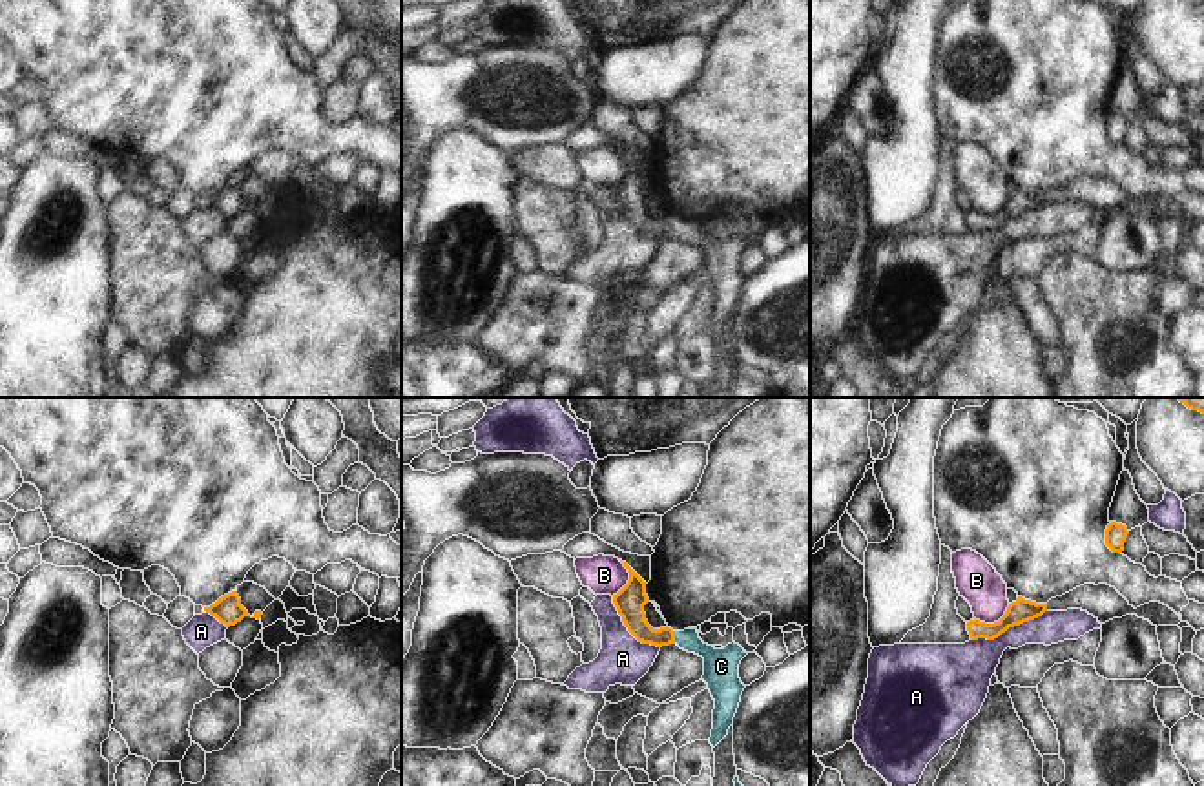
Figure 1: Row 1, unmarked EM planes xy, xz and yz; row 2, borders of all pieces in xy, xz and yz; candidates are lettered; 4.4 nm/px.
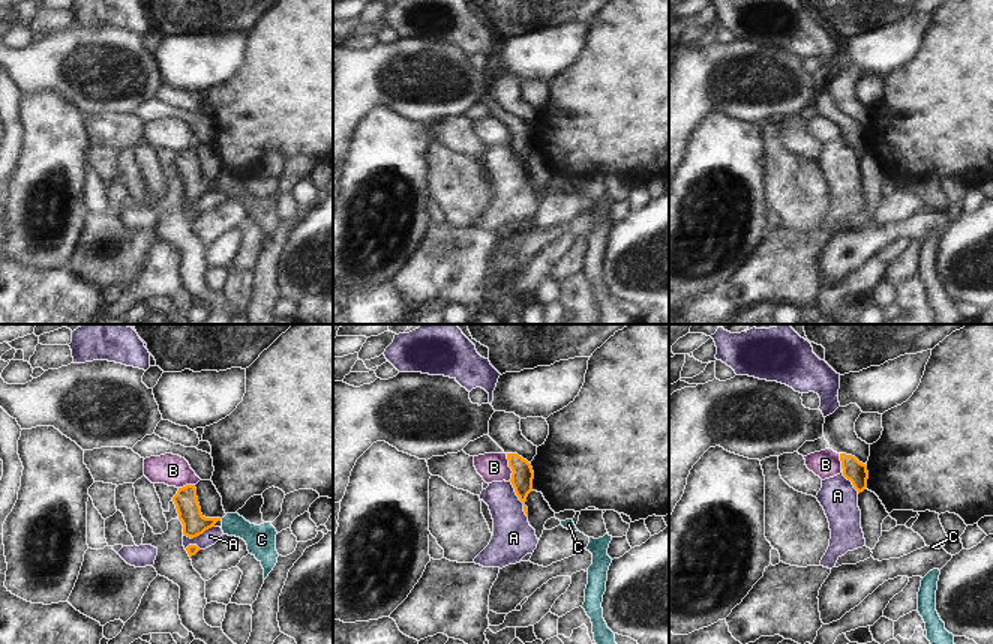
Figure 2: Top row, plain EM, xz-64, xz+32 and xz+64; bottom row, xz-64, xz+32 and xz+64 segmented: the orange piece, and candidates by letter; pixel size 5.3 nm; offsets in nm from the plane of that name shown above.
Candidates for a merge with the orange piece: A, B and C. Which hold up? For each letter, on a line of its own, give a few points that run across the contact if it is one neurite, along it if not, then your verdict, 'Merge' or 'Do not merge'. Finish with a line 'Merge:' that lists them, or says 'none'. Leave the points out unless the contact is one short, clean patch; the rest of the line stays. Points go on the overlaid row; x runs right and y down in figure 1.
A: Do not merge
B: Line: yz (1009, 604), (993, 622), (975, 619). Do not merge
C: Line: xz (630, 600), (650, 635), (674, 637), (705, 650), (721, 666). Merge
Merge: C.

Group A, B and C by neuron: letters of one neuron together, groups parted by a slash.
A / B / C

